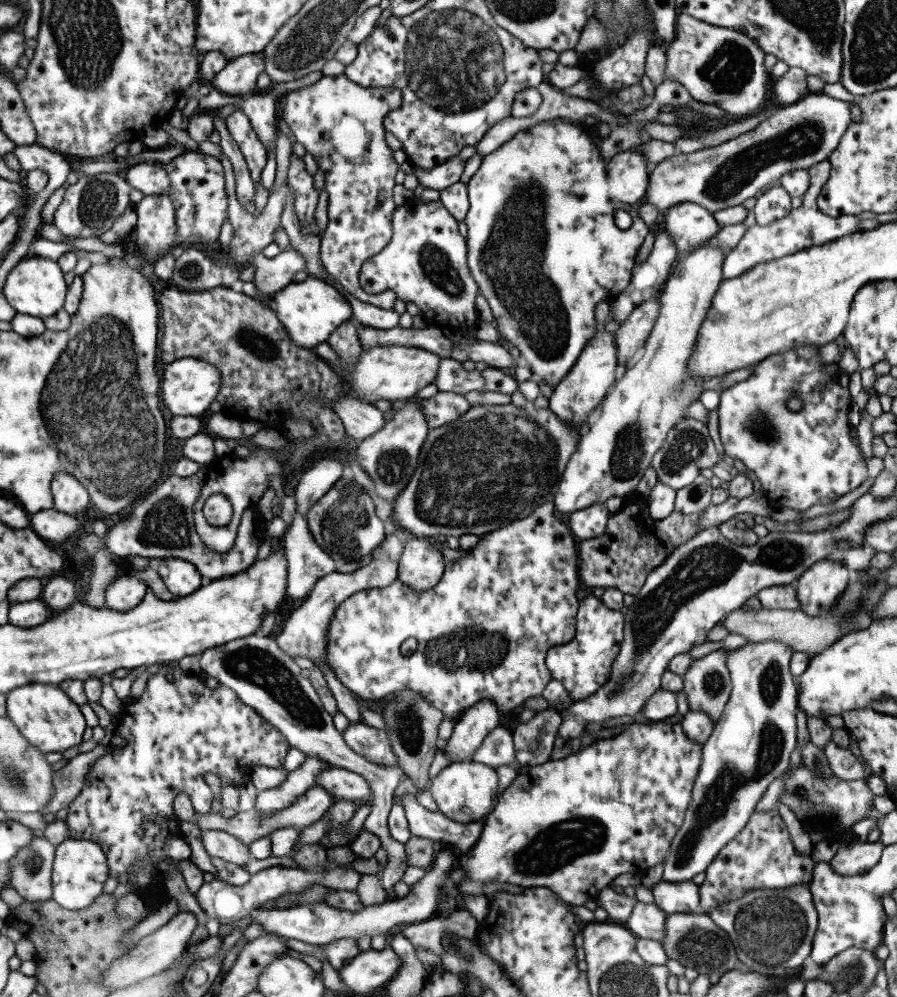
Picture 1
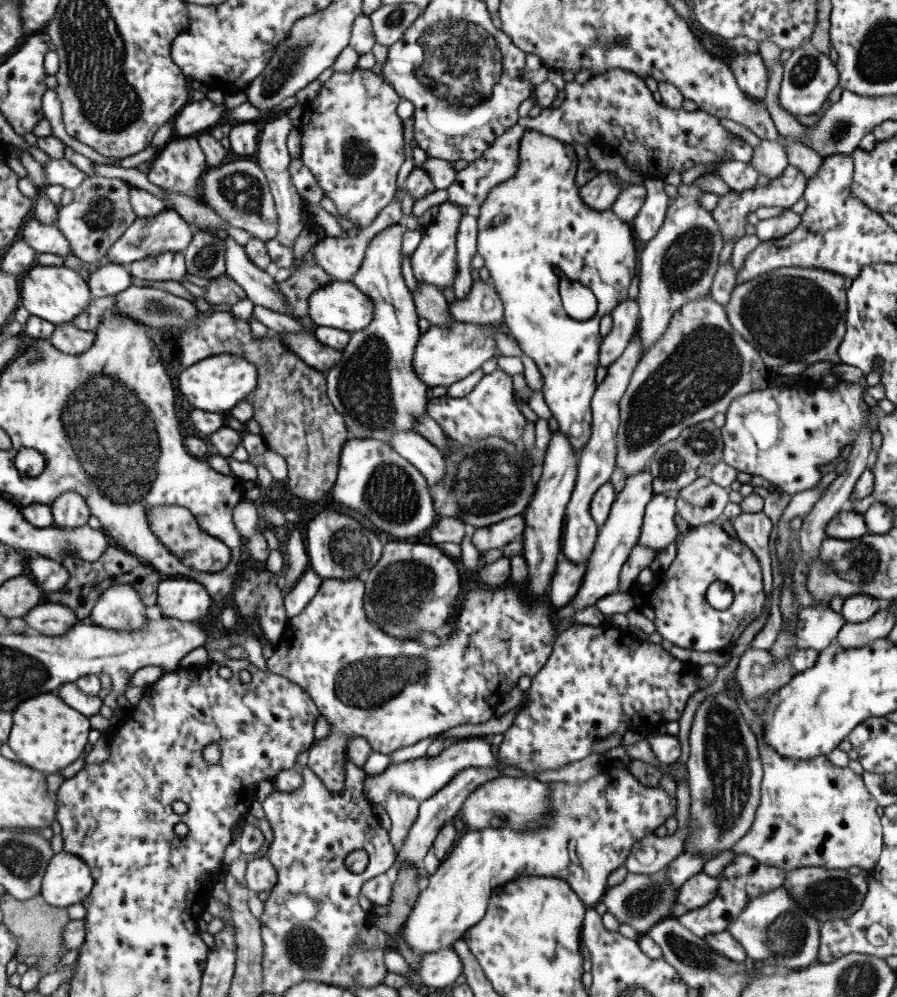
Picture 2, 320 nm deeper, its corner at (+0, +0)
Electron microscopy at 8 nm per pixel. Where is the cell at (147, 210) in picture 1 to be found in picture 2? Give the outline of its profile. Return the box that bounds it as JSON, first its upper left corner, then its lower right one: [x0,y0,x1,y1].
[128,251,186,282]

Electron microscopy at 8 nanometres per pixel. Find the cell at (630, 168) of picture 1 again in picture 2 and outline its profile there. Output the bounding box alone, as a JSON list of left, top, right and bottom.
[578,171,624,211]

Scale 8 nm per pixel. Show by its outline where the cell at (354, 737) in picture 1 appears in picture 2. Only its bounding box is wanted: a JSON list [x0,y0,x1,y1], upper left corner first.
[383,793,418,848]

